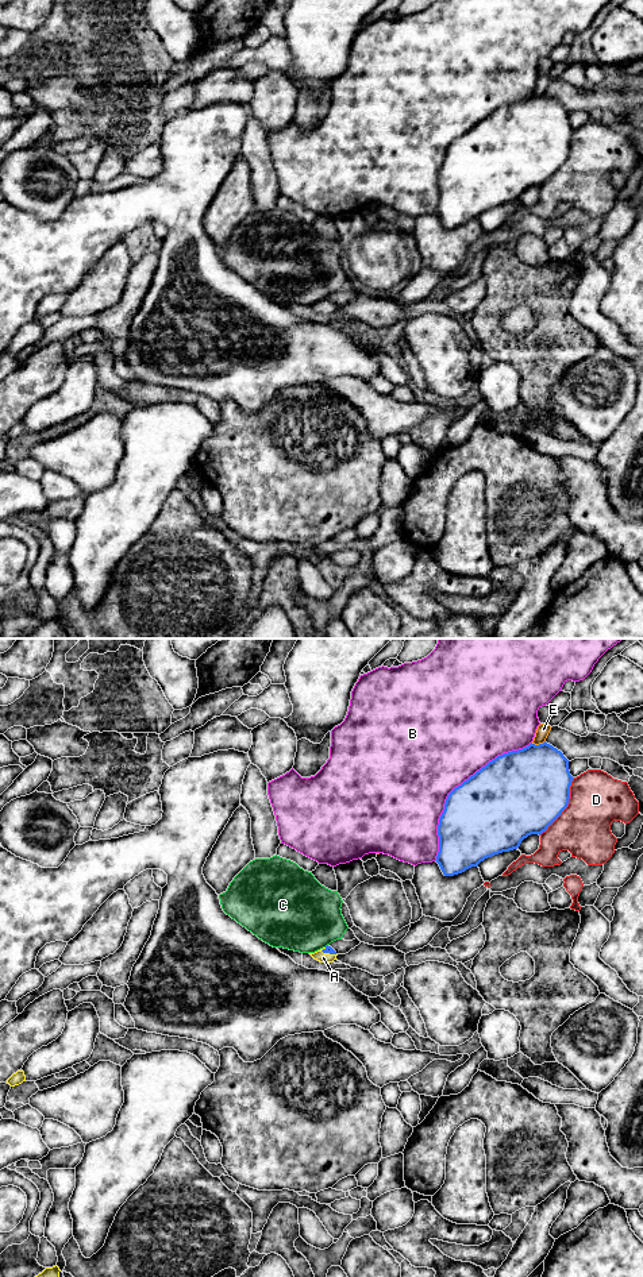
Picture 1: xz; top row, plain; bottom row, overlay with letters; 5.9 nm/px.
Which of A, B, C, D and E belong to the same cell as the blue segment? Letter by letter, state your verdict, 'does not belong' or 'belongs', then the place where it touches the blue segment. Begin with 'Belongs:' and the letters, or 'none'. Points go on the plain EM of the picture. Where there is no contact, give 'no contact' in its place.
Belongs: A
A: belongs | xz (328, 304)
B: does not belong | xz (458, 138)
C: does not belong | no contact
D: does not belong | xz (566, 158)
E: does not belong | xz (539, 96)

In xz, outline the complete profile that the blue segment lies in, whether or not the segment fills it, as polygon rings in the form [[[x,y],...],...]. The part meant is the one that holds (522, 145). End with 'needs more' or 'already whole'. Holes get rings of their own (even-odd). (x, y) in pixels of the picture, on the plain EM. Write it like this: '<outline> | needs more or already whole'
[[[546,93],[489,113],[446,151],[438,177],[439,204],[435,212],[443,227],[462,225],[488,209],[517,201],[531,186],[540,188],[567,159],[573,131],[569,112]]] | already whole

